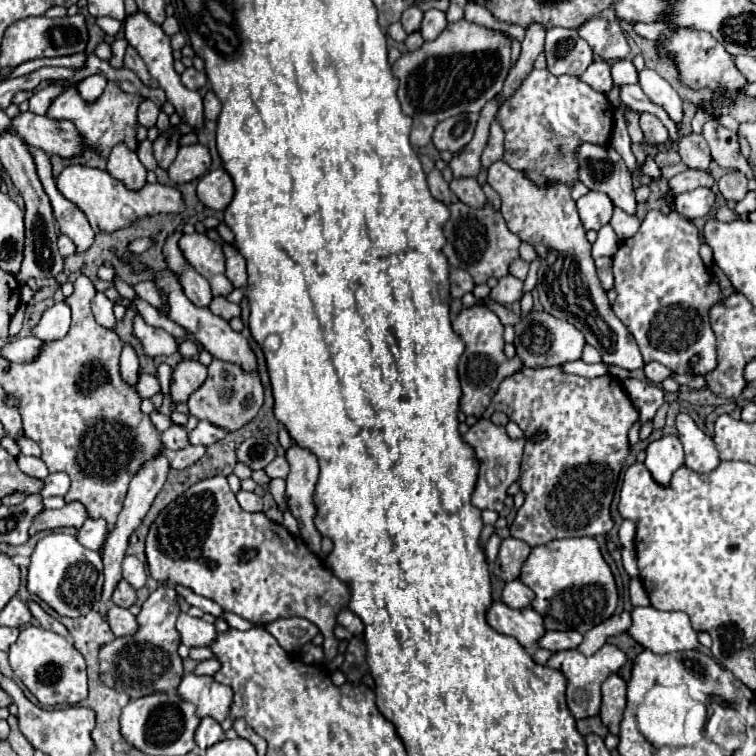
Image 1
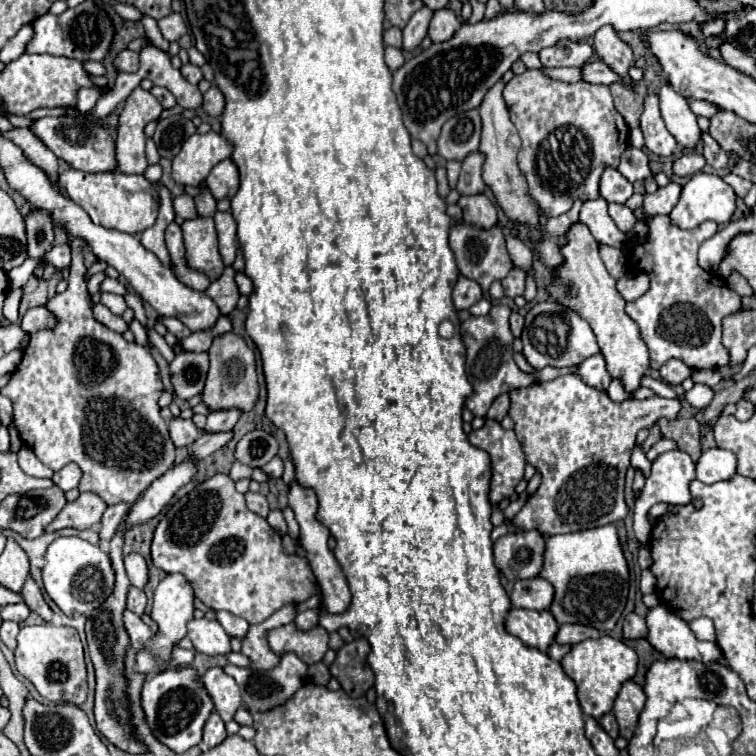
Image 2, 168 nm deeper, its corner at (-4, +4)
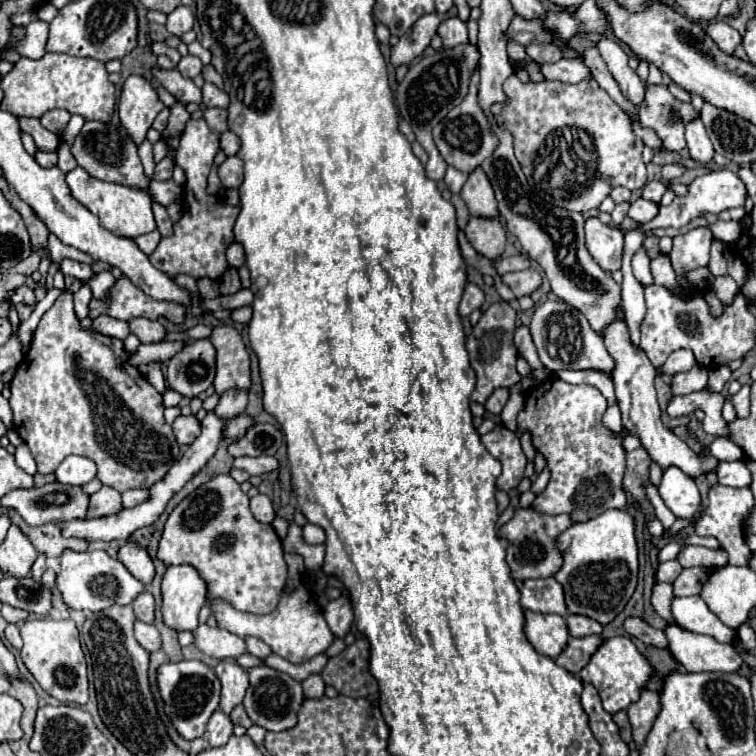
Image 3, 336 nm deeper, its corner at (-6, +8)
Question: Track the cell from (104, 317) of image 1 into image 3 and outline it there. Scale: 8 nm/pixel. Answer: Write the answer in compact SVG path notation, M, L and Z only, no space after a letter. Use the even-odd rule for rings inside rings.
M98 316L92 322L92 330L102 332L102 336L114 336L118 340L126 340L126 336L130 334L128 322L122 322L122 320L110 318L110 316Z

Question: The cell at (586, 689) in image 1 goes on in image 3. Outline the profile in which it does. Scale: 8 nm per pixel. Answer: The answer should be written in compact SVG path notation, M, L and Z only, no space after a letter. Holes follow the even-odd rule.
M616 636L616 638L608 638L602 642L602 646L596 650L590 662L582 668L580 678L582 682L594 684L602 698L604 710L610 714L616 714L620 710L626 710L632 702L638 700L642 688L650 682L652 674L654 674L652 664L638 652L632 640L626 636Z

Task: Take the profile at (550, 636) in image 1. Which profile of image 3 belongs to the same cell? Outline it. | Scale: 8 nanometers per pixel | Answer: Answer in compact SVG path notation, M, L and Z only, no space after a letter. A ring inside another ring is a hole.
M570 614L566 618L566 622L568 622L568 632L574 638L578 638L578 636L590 636L590 634L602 634L602 626L596 620L590 620L588 616Z

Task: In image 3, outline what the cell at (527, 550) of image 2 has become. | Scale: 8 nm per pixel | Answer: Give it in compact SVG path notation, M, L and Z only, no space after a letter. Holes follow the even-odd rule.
M518 508L516 514L500 526L498 534L510 542L506 550L506 562L510 566L512 578L516 580L528 580L528 578L550 578L558 572L562 566L562 554L556 548L556 538L570 528L574 522L570 514L542 514L534 508Z

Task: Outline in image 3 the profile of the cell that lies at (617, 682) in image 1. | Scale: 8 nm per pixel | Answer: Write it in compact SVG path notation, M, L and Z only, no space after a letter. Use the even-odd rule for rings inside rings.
M642 690L640 700L634 702L628 708L628 716L630 716L630 724L632 724L632 734L634 734L634 742L638 746L644 744L656 716L660 712L660 694L652 692L652 690Z

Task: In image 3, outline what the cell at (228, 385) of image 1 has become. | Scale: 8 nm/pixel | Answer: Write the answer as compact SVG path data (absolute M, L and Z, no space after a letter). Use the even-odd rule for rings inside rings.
M220 324L212 330L210 342L218 352L216 362L216 394L226 392L228 388L250 388L250 356L246 352L244 340L236 328Z

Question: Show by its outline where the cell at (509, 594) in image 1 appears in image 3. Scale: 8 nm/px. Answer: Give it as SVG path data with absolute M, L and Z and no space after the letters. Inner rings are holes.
M554 578L526 580L520 594L522 594L520 604L526 610L542 614L560 614L560 616L568 614L564 602L564 590Z

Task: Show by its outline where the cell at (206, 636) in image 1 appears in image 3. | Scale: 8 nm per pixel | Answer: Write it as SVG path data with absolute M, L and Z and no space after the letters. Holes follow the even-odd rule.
M206 624L198 626L194 630L194 644L196 648L200 648L206 656L212 656L216 660L224 660L224 658L238 658L242 654L246 654L246 642L222 628L208 628Z

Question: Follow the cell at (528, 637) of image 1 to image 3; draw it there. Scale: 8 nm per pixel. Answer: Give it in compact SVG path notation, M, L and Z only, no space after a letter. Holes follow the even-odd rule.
M526 610L526 636L544 656L556 660L568 644L566 620L558 614L536 614Z

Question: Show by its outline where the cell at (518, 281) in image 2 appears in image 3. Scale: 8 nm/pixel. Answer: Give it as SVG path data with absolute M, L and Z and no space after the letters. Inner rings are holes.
M528 268L528 270L522 270L522 272L508 272L508 274L502 276L502 280L514 292L516 298L532 296L532 292L536 292L542 284L542 276L534 268Z

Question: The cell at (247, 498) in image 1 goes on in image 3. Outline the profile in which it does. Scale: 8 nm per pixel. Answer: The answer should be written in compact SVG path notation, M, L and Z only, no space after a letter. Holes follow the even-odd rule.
M258 494L258 496L254 496L252 500L250 500L250 508L252 508L252 514L254 514L254 518L258 520L258 522L262 522L262 524L270 524L272 520L274 520L274 508L272 508L272 502L270 502L270 498L268 496L264 496L264 494Z

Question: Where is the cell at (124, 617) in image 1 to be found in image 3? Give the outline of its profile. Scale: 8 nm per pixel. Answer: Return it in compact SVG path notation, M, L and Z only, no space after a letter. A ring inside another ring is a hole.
M136 620L136 640L138 644L146 650L146 652L156 652L162 648L162 640L160 640L160 632L154 624L146 624L146 622L140 622Z

